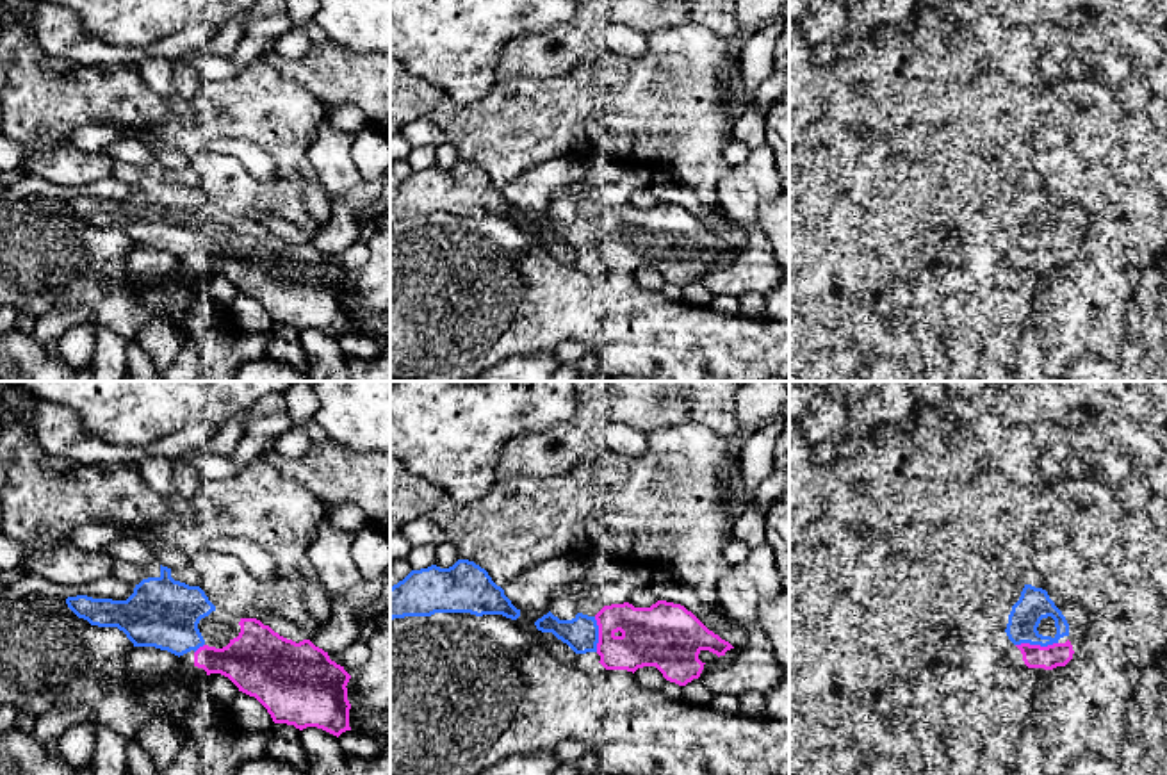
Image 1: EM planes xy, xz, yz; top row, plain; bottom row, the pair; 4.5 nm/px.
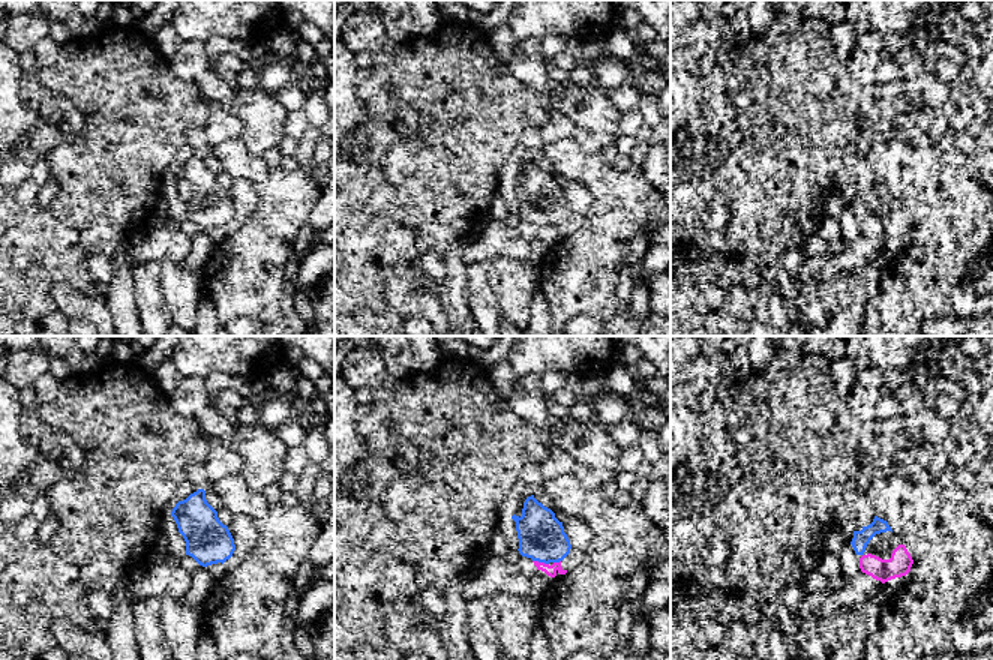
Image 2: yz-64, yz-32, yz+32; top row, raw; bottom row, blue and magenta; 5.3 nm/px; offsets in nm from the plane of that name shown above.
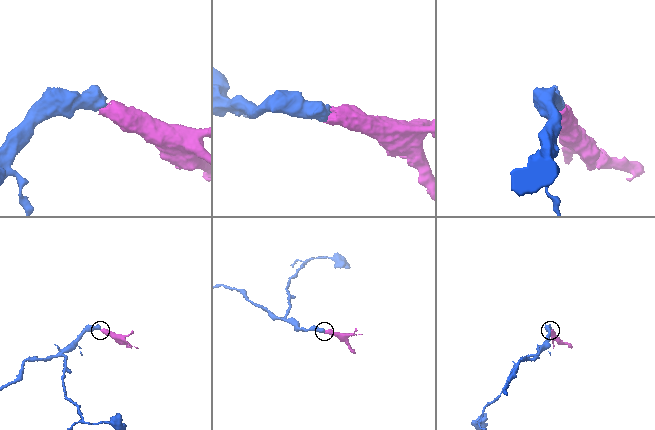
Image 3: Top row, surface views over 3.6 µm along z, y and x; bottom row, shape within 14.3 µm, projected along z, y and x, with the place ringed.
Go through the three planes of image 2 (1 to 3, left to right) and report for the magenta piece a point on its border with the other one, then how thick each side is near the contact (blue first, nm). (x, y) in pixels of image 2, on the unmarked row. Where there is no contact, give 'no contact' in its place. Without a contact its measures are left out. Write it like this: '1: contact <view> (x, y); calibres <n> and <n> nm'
1: no contact
2: contact yz-32 (540, 225); calibres 240 and 60 nm
3: no contact

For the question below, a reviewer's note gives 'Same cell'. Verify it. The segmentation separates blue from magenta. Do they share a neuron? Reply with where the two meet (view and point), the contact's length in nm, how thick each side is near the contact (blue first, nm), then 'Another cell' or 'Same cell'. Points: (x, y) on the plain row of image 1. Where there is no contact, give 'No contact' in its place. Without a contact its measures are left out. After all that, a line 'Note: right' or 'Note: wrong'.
Touches blue at yz (1036, 244). Shared border 190 nm. Thickness 150 nm (blue) against 110 nm. Same cell
Note: right

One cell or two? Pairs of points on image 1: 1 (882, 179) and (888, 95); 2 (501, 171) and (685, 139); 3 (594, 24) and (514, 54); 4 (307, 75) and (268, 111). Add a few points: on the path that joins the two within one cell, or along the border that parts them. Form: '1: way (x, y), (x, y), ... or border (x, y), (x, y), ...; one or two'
1: way (882, 157), (897, 141), (897, 116); one
2: way (547, 125), (587, 109), (603, 118), (638, 118); one
3: way (574, 43), (553, 57), (533, 56); one
4: border (278, 73), (298, 82), (326, 106); two

